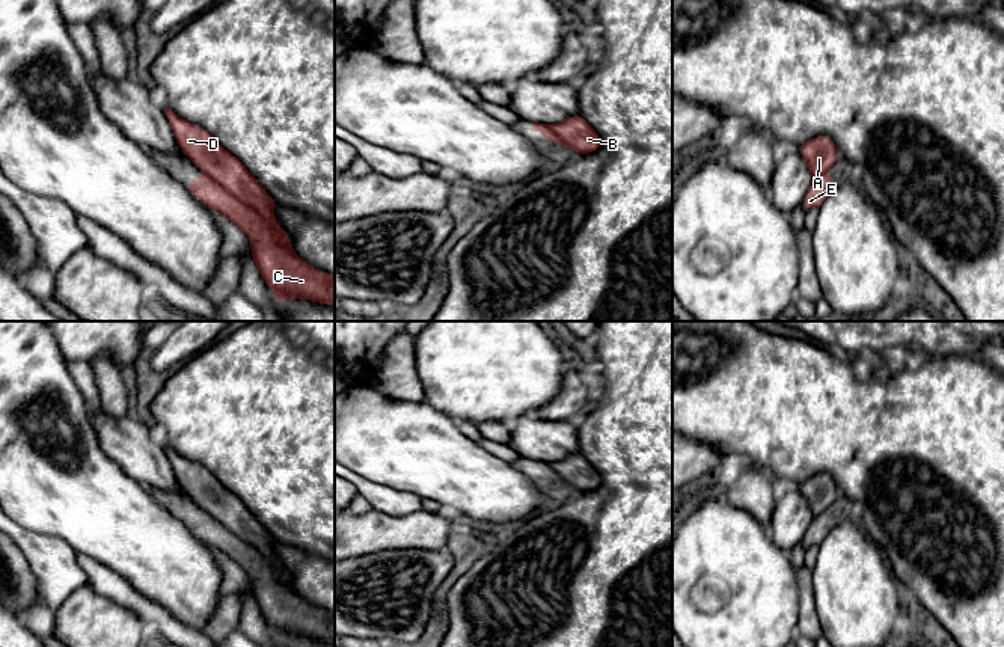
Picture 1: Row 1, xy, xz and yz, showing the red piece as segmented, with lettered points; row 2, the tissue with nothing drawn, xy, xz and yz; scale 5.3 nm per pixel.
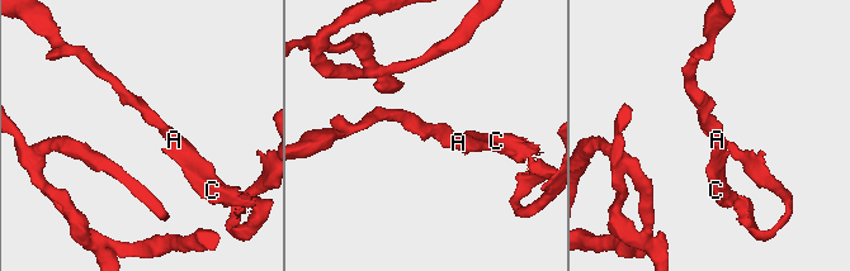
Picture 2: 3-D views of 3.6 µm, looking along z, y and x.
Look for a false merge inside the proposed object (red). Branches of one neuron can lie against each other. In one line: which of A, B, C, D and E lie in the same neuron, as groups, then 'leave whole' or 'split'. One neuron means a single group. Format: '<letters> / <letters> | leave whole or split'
A B D / C E | split

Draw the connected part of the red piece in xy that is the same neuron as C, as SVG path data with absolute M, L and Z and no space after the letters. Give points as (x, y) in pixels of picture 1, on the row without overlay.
M207 511L185 520L185 525L247 572L252 596L279 639L303 636L335 642L335 614L289 591L279 581L274 566L253 544L235 535Z

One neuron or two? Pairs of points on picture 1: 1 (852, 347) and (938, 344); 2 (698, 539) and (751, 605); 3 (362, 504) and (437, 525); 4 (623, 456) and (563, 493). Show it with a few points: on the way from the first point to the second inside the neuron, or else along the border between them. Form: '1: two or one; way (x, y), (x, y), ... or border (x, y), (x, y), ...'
1: one; way (873, 337), (917, 337)
2: one; way (715, 555), (743, 588)
3: two; border (371, 509), (358, 515), (350, 513)
4: two; border (569, 498), (547, 505)

